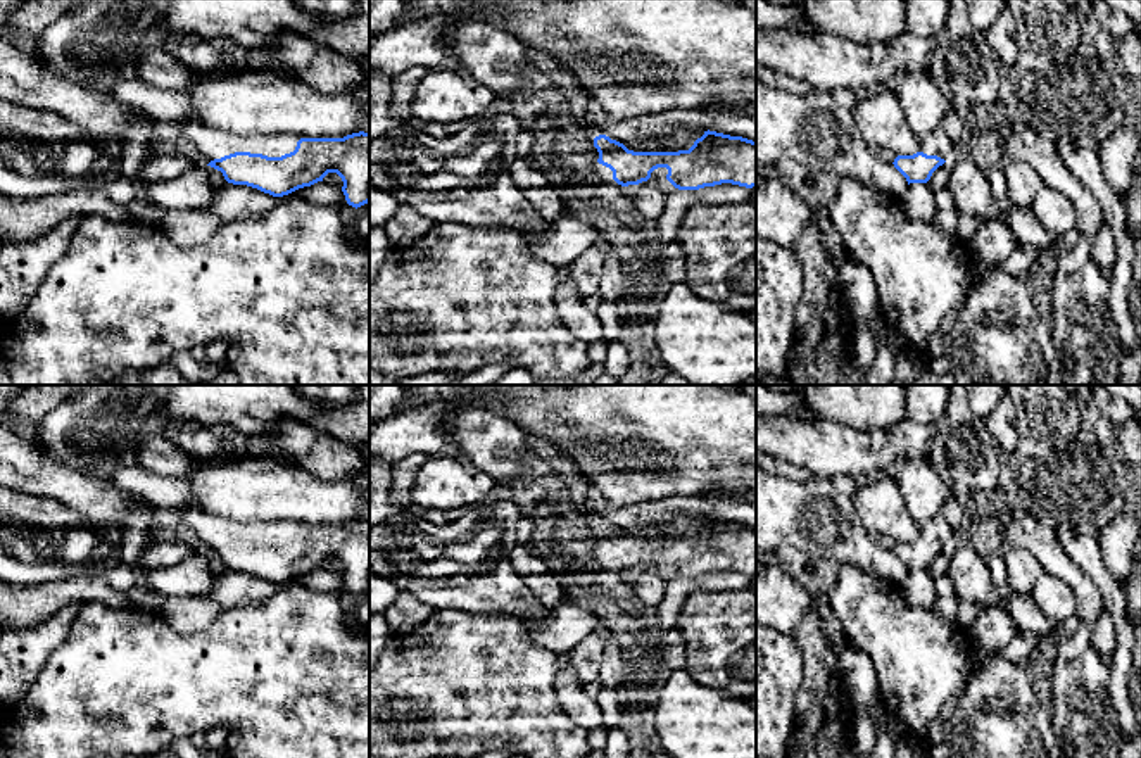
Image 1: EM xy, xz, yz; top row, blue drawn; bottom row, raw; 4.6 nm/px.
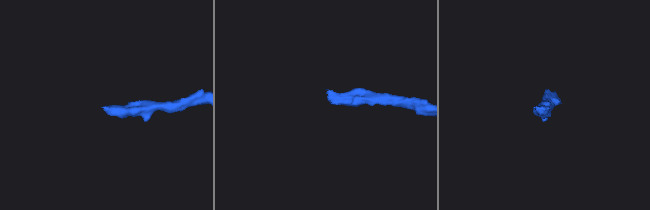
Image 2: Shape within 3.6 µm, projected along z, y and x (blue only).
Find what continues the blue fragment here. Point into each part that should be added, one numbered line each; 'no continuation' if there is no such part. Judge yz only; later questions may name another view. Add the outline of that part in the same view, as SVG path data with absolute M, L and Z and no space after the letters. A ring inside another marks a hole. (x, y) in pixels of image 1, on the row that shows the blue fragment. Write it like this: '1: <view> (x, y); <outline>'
1: yz (936, 142); M936 128L920 138L920 152L949 161L955 155L955 147L944 131Z

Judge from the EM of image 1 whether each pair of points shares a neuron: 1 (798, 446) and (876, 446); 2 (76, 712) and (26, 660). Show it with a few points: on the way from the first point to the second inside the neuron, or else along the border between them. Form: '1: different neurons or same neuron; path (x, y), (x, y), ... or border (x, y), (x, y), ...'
1: same neuron; path (817, 446), (857, 448)
2: different neurons; border (61, 639), (35, 684), (18, 701)

